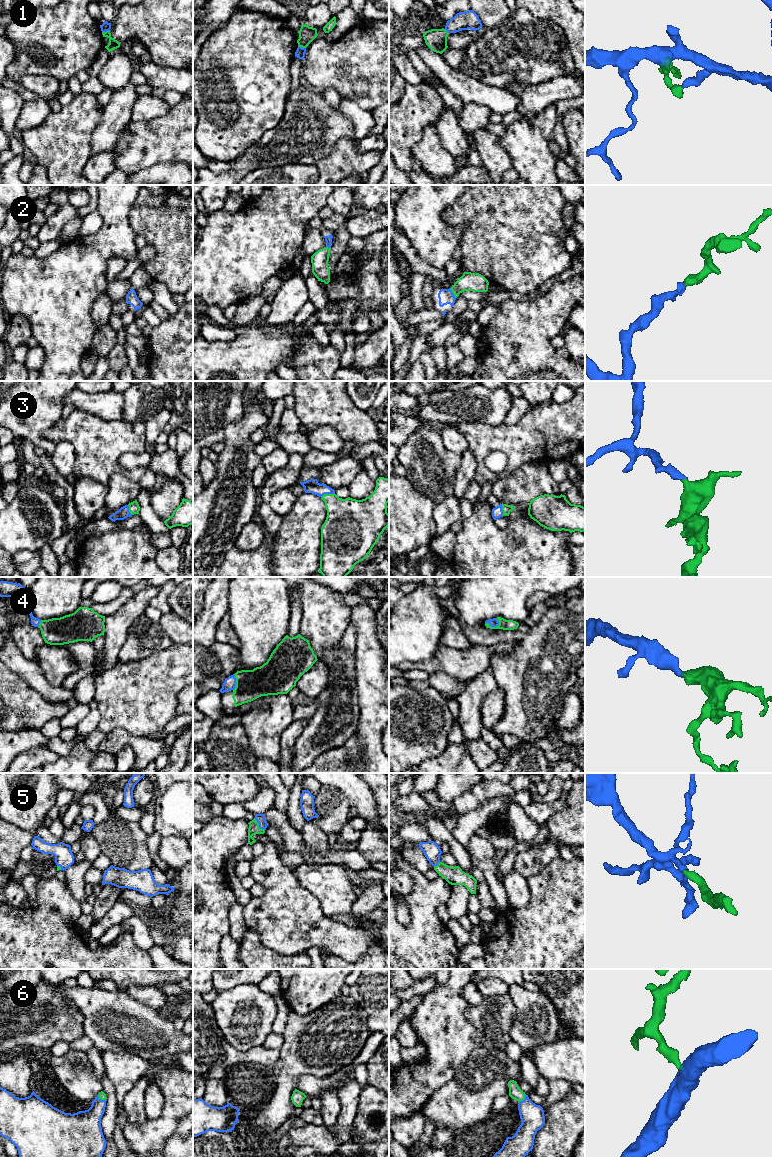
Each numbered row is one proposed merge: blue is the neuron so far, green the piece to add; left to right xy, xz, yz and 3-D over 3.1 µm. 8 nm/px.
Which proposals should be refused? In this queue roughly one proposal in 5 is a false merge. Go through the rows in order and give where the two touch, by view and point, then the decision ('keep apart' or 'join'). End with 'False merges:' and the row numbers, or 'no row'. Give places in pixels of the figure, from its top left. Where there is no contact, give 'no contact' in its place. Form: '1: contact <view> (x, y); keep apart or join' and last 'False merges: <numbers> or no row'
1: contact xy (105, 31); keep apart
2: contact yz (452, 293); join
3: contact xz (327, 493); join
4: contact yz (492, 626); join
5: contact xz (259, 825); join
6: contact yz (523, 1100); join
False merges: 1

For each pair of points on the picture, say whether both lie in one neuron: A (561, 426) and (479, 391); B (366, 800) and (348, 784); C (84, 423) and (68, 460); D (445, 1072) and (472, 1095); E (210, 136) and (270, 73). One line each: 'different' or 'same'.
A: different
B: same
C: different
D: different
E: same

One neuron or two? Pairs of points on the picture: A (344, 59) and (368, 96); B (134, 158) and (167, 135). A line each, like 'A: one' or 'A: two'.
A: one
B: one

